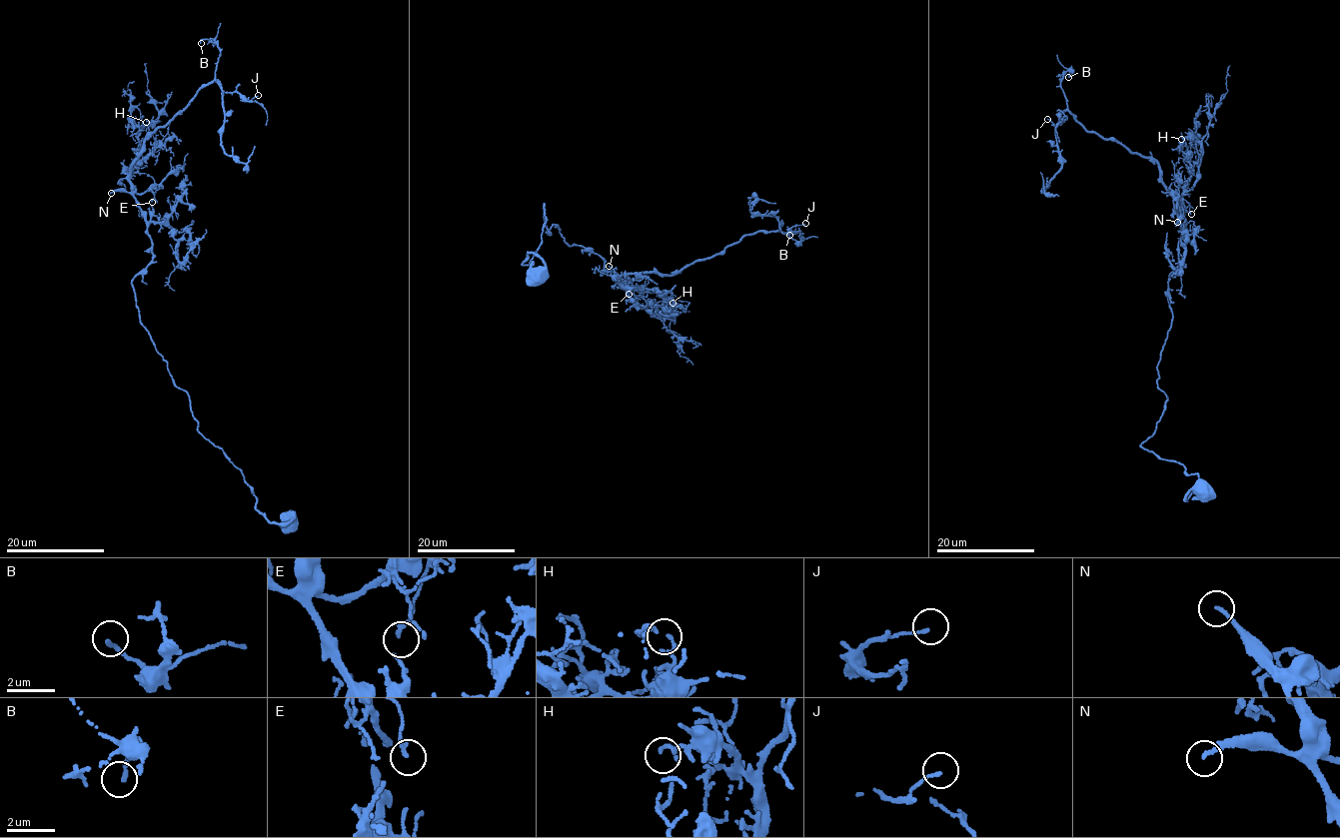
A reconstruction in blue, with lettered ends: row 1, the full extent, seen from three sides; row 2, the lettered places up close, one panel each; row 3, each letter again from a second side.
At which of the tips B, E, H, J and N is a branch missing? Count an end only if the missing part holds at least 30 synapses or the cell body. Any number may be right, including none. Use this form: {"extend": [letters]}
{"extend": ["N"]}

